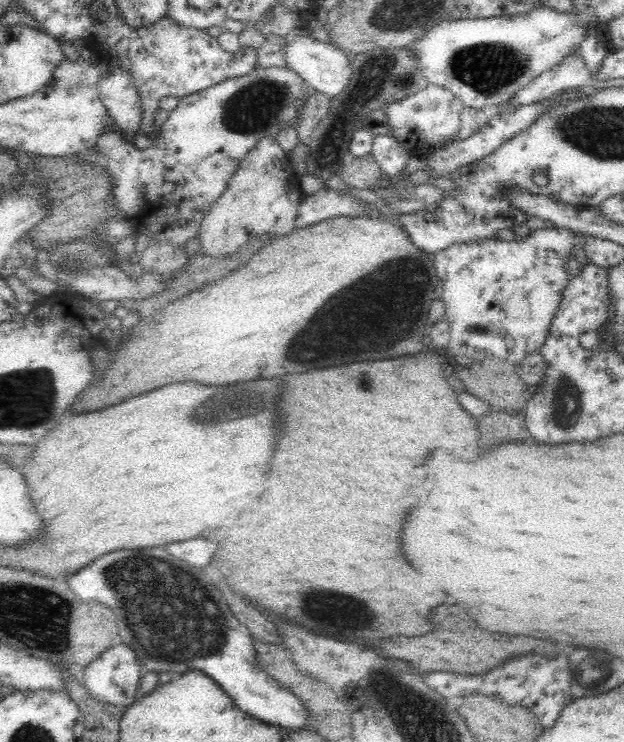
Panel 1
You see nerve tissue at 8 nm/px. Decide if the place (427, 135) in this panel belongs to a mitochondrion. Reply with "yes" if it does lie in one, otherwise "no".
no

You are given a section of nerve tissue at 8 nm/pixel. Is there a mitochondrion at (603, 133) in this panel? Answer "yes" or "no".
yes

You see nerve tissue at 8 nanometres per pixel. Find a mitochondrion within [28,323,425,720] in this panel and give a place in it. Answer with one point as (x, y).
(191, 632)

